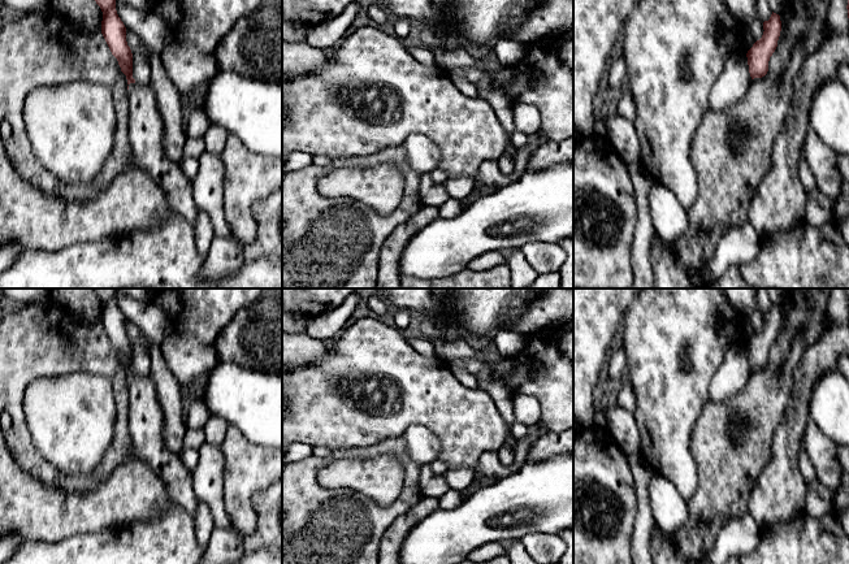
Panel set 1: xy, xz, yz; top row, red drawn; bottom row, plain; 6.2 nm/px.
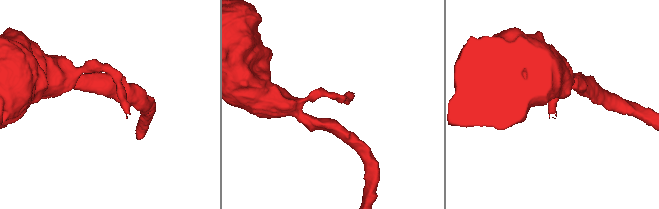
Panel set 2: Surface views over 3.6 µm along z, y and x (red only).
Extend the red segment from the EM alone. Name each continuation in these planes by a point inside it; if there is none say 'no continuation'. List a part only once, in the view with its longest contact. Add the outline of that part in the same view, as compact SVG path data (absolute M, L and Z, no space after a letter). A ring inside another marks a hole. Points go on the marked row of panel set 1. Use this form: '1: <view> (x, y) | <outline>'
1: xy (146, 129) | M150 83L127 86L129 140L134 162L161 186L170 209L194 225L199 208L192 198L191 181L164 149L164 122L156 95Z

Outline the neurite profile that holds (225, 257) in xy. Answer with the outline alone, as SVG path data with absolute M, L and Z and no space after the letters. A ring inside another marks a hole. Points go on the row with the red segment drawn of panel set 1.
M215 237L204 257L202 273L220 281L238 273L244 265L243 248L231 239Z

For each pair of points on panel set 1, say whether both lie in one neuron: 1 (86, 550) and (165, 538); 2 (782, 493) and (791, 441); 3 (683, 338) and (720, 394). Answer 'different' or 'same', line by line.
1: same
2: same
3: different

